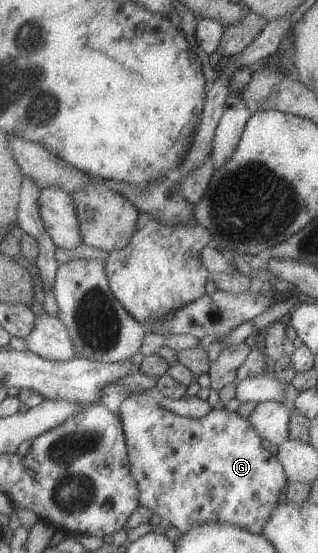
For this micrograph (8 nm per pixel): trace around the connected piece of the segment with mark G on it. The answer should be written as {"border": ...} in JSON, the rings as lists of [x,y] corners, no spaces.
{"border":[[[153,390],[143,391],[131,395],[123,401],[119,401],[117,410],[115,411],[115,413],[121,417],[122,431],[125,435],[125,443],[130,463],[129,469],[131,475],[133,475],[133,479],[137,481],[137,487],[139,488],[139,505],[151,511],[152,515],[159,516],[162,524],[173,526],[178,532],[181,532],[181,534],[187,532],[193,524],[204,522],[226,522],[231,526],[242,528],[247,532],[259,534],[262,531],[263,525],[267,522],[273,507],[277,501],[283,498],[283,490],[286,487],[287,479],[278,460],[261,447],[261,439],[248,423],[248,420],[240,417],[236,412],[226,411],[219,405],[213,407],[204,417],[187,418],[170,413],[168,410],[161,408],[156,401],[157,396]]]}

